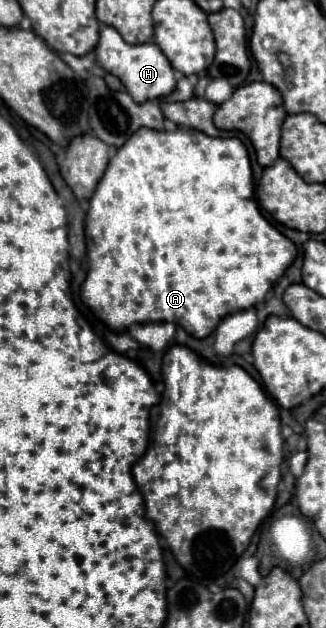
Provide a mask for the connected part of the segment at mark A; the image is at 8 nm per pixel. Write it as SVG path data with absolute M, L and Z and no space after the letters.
M140 128L134 136L130 136L130 140L122 148L118 148L102 180L98 182L94 196L90 198L90 208L86 216L86 246L88 246L88 276L82 284L82 302L112 332L124 332L134 324L172 322L182 326L194 338L208 338L216 330L222 318L262 304L272 284L286 272L286 268L296 258L296 246L284 234L280 234L258 210L246 146L238 138L210 138L198 130L184 130L184 128L176 128L174 132Z

